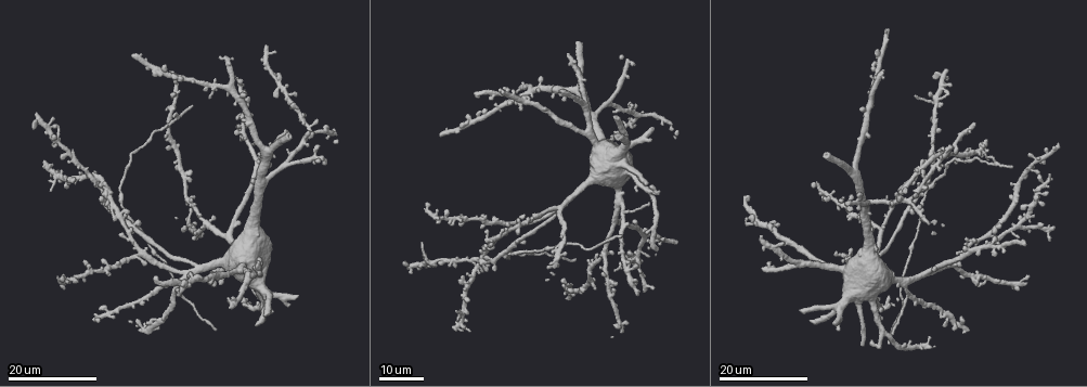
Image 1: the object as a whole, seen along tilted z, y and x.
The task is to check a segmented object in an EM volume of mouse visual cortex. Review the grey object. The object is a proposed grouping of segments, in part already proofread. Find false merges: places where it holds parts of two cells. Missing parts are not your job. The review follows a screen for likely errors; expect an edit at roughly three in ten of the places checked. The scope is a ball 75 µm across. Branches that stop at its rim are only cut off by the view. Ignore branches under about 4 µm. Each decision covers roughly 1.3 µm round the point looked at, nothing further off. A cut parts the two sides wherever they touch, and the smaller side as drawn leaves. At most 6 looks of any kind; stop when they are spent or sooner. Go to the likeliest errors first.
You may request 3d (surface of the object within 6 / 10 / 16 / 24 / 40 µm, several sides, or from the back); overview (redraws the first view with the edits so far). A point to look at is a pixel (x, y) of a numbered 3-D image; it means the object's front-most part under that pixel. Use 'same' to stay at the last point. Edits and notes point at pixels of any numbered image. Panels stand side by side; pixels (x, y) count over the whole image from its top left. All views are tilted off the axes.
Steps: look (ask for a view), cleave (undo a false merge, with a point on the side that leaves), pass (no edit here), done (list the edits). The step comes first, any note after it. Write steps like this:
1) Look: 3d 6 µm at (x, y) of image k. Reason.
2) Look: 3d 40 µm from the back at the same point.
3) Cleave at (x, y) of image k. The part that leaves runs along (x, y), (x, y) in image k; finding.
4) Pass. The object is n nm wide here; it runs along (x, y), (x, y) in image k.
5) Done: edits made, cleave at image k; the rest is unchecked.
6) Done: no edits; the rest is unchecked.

Look: 3d 16 µm at (907, 296) of image 1. Three-way junction.

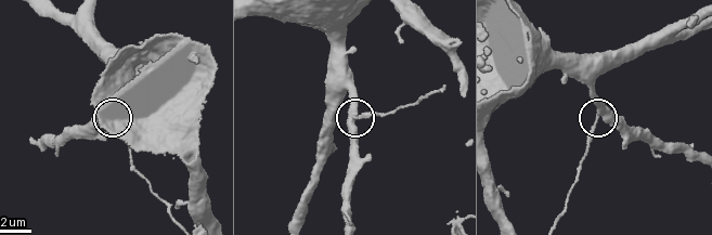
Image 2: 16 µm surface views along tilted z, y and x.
Look: 3d 10 µm at (353, 125) of image 2.

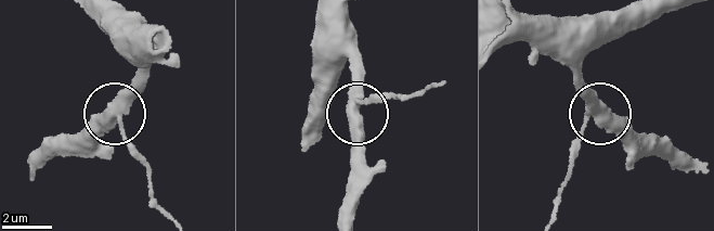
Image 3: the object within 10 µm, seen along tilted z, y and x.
Cleave at (133, 151) of image 3. The side arm is 10 µm long; the part that leaves runs along (117, 120), (150, 177), (156, 204), (169, 217) in image 3; a second cell is stuck on.

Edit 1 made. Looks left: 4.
Look: overview. See it whole again.

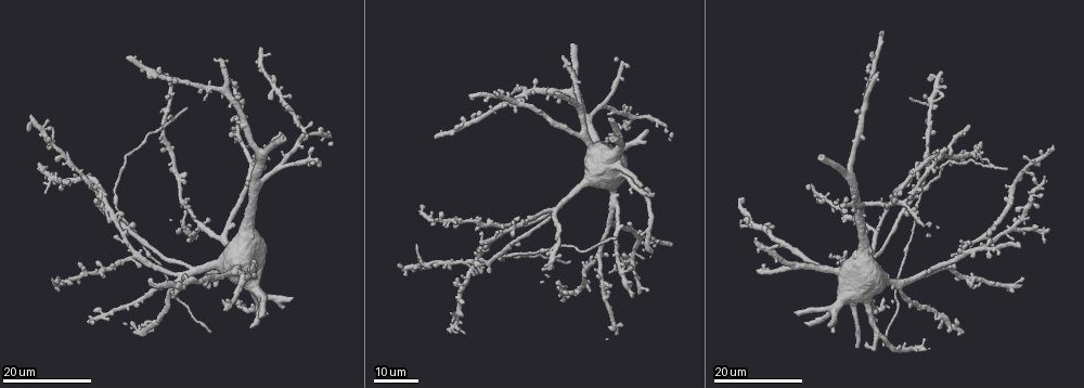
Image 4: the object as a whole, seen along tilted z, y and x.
Look: 3d 16 µm at (928, 103) of image 4. Small branch off a trunk.

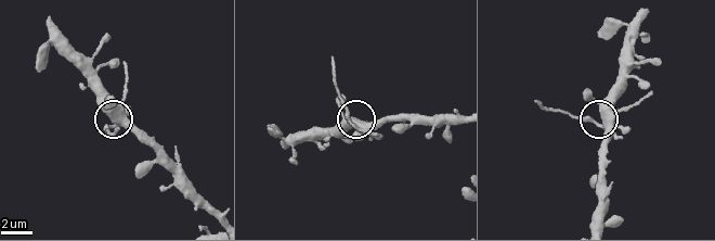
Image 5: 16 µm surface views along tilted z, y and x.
Look: 3d 10 µm at (605, 120) of image 5. Closer look.

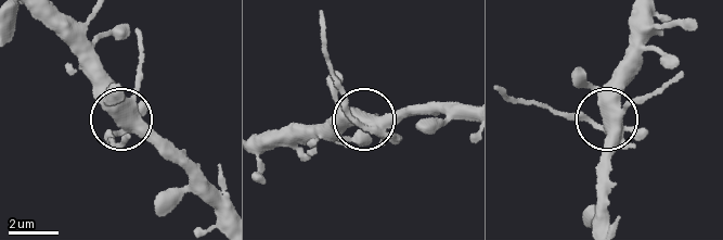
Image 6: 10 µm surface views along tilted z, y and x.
Pass. 4 arms meet here; it runs along (465, 104), (361, 121), (334, 83) in image 6; one cell here.

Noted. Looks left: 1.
Done: edits made, cleave at image 3; the rest is unchecked.

